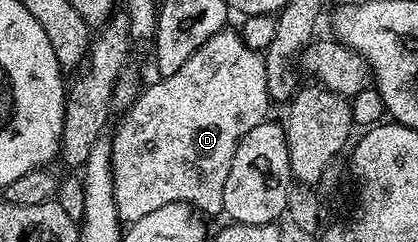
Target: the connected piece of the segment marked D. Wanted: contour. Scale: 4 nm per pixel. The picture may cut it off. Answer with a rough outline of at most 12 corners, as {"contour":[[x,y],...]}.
{"contour":[[216,32],[109,139],[129,224],[223,213],[236,144],[267,121],[266,60]]}

